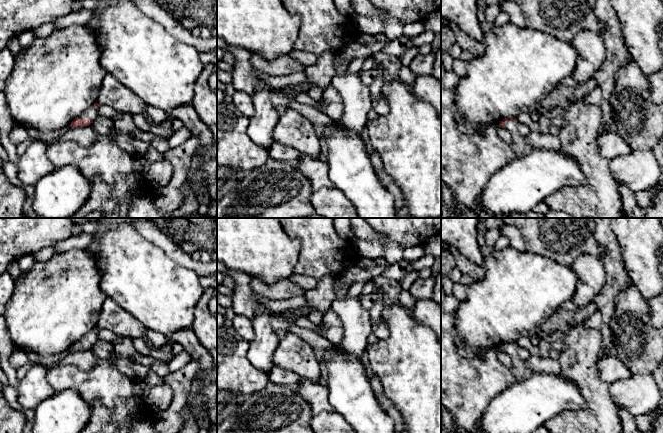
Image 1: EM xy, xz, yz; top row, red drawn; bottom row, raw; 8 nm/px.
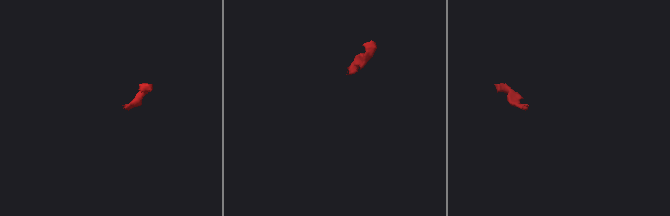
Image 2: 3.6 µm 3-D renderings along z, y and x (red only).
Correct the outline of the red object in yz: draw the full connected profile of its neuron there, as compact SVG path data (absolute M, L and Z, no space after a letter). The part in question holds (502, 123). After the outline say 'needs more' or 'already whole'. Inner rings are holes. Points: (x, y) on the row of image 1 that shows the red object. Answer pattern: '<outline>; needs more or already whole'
M506 118L503 119L499 126L506 128L511 134L511 147L514 150L517 158L522 158L528 155L533 149L518 130L517 118Z; needs more

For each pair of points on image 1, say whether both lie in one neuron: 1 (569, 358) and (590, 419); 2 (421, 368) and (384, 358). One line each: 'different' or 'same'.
1: same
2: same

